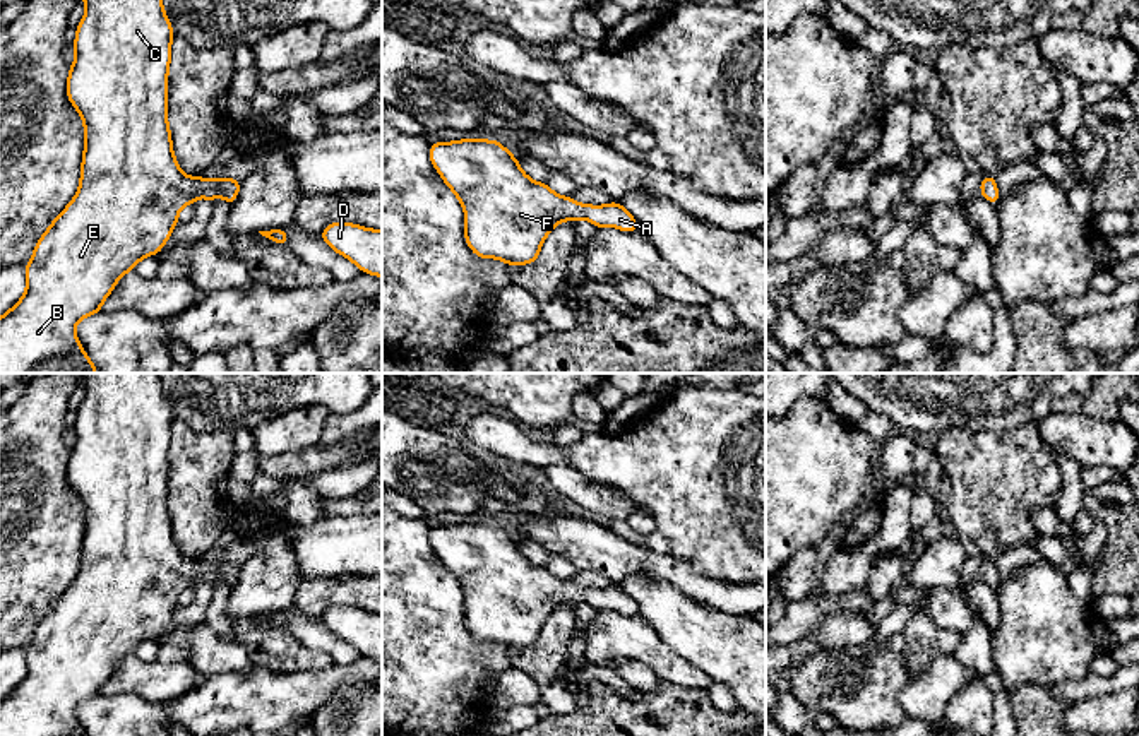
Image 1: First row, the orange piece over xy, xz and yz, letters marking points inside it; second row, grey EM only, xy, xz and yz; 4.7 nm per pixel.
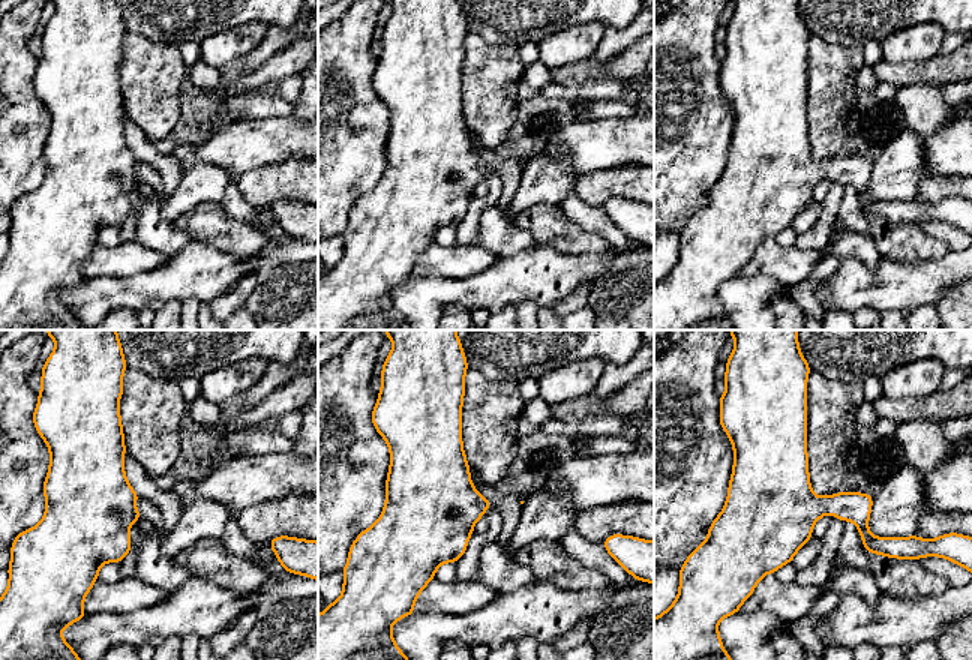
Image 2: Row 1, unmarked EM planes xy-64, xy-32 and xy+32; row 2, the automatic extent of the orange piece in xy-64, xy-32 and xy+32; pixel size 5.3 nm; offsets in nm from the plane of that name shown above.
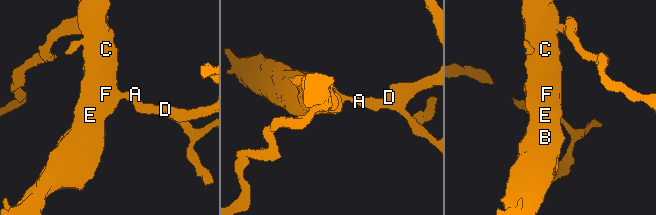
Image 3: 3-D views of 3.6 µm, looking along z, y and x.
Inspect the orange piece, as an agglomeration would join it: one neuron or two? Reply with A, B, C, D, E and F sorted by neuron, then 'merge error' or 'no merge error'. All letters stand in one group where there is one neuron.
groups A B C D E F; no merge error

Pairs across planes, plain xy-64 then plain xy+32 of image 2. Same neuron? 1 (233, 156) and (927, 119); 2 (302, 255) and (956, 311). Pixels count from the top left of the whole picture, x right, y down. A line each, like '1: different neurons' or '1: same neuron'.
1: different neurons
2: same neuron

